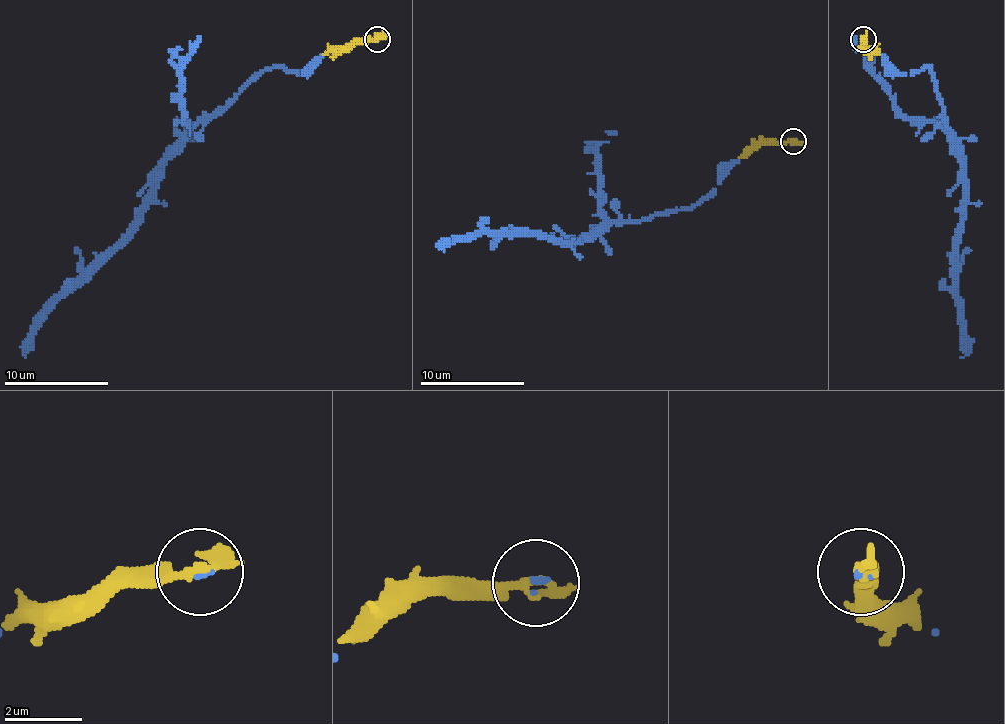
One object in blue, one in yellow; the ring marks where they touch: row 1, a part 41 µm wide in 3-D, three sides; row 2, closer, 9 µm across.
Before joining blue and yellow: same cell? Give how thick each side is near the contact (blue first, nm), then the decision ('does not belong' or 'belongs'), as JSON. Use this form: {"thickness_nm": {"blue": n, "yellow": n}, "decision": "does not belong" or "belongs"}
{"thickness_nm": {"blue": 80, "yellow": 380}, "decision": "belongs"}

